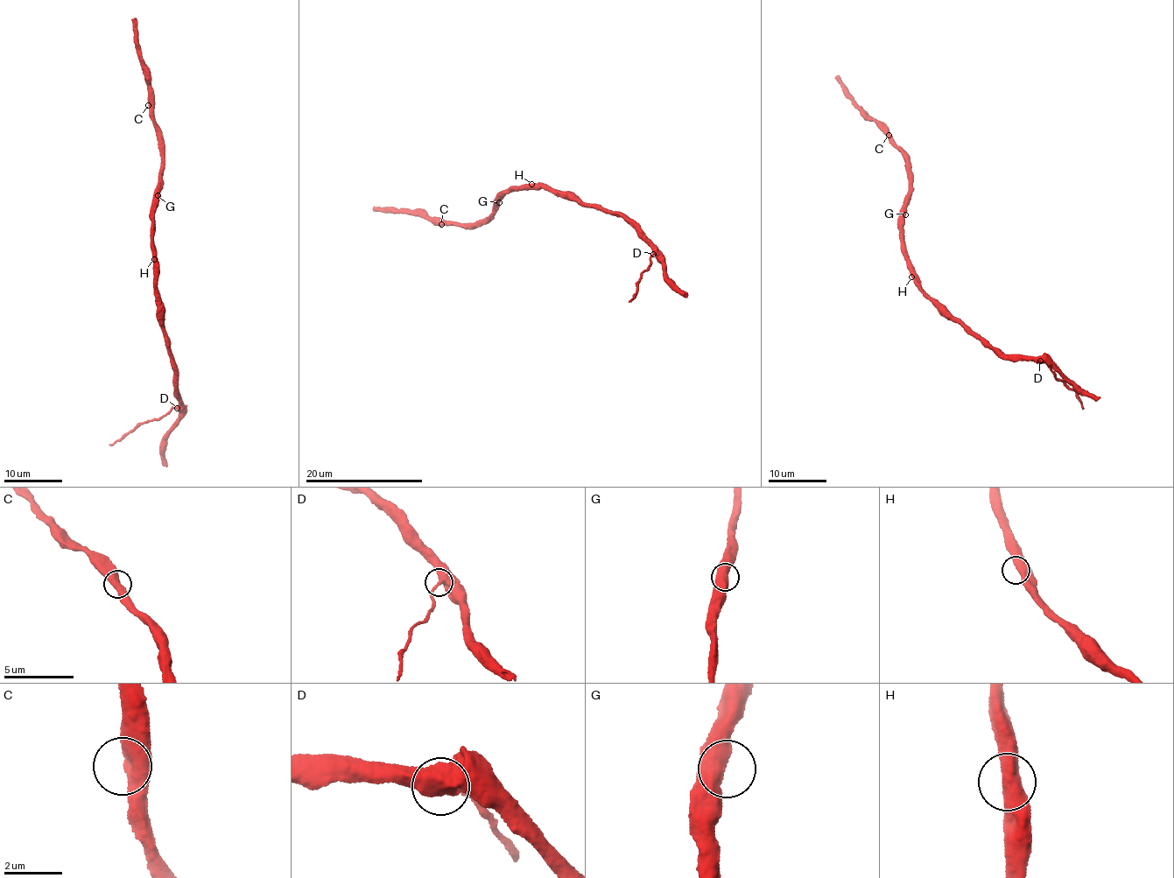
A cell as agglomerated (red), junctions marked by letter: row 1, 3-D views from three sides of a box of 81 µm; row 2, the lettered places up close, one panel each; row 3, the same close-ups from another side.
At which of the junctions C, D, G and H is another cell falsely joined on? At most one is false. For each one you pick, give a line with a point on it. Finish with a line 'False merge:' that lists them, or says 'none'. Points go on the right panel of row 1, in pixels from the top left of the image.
D: (1040, 361)
False merge: D

